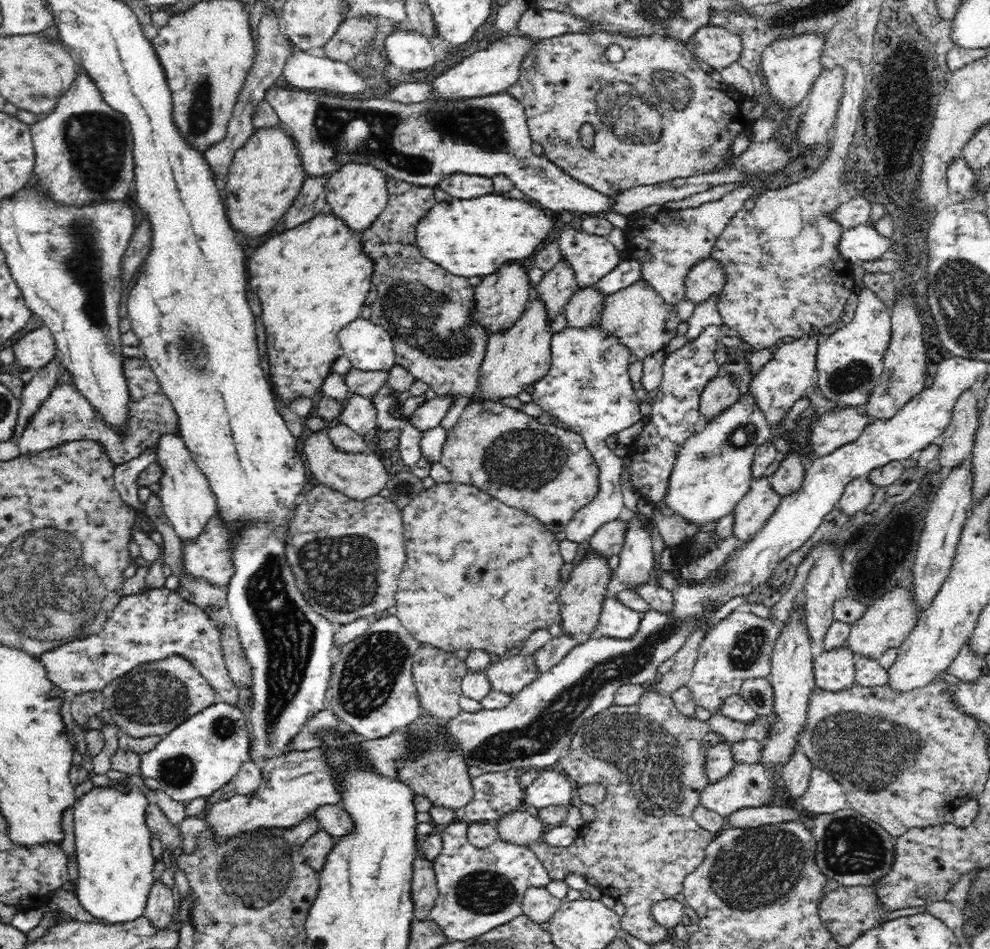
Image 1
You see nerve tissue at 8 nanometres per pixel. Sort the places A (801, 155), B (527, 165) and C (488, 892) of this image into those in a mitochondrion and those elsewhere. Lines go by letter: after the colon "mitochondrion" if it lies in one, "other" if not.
A: other
B: mitochondrion
C: mitochondrion

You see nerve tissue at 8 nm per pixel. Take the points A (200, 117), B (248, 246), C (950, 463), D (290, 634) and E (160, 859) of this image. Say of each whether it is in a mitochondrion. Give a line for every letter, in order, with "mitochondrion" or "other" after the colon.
A: mitochondrion
B: other
C: other
D: mitochondrion
E: other

